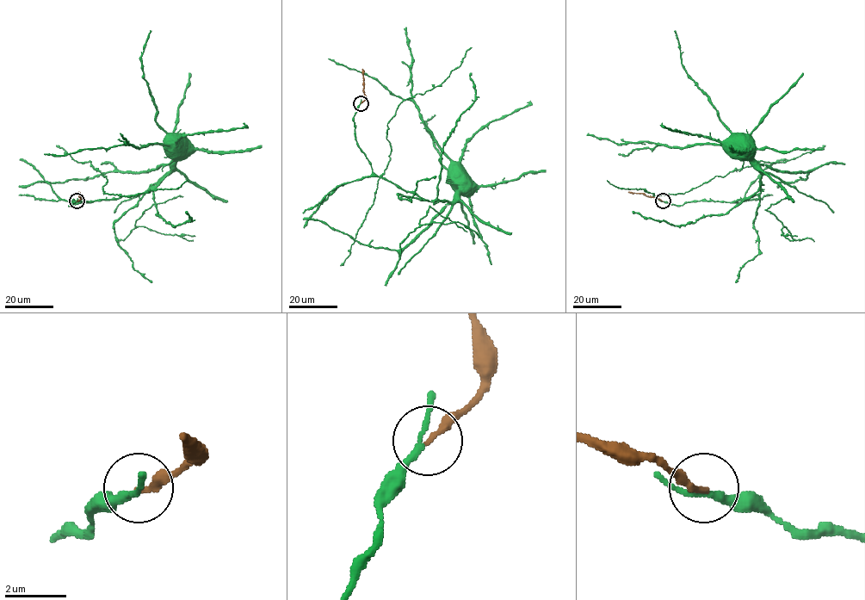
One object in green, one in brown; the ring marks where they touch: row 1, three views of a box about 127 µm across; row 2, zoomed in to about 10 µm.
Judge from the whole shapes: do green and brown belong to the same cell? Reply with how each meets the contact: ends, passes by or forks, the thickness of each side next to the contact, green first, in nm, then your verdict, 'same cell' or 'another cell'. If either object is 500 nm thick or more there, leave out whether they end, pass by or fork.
green passes by; brown ends there; 200 nm thick on the green side, 220 nm on the other; same cell

